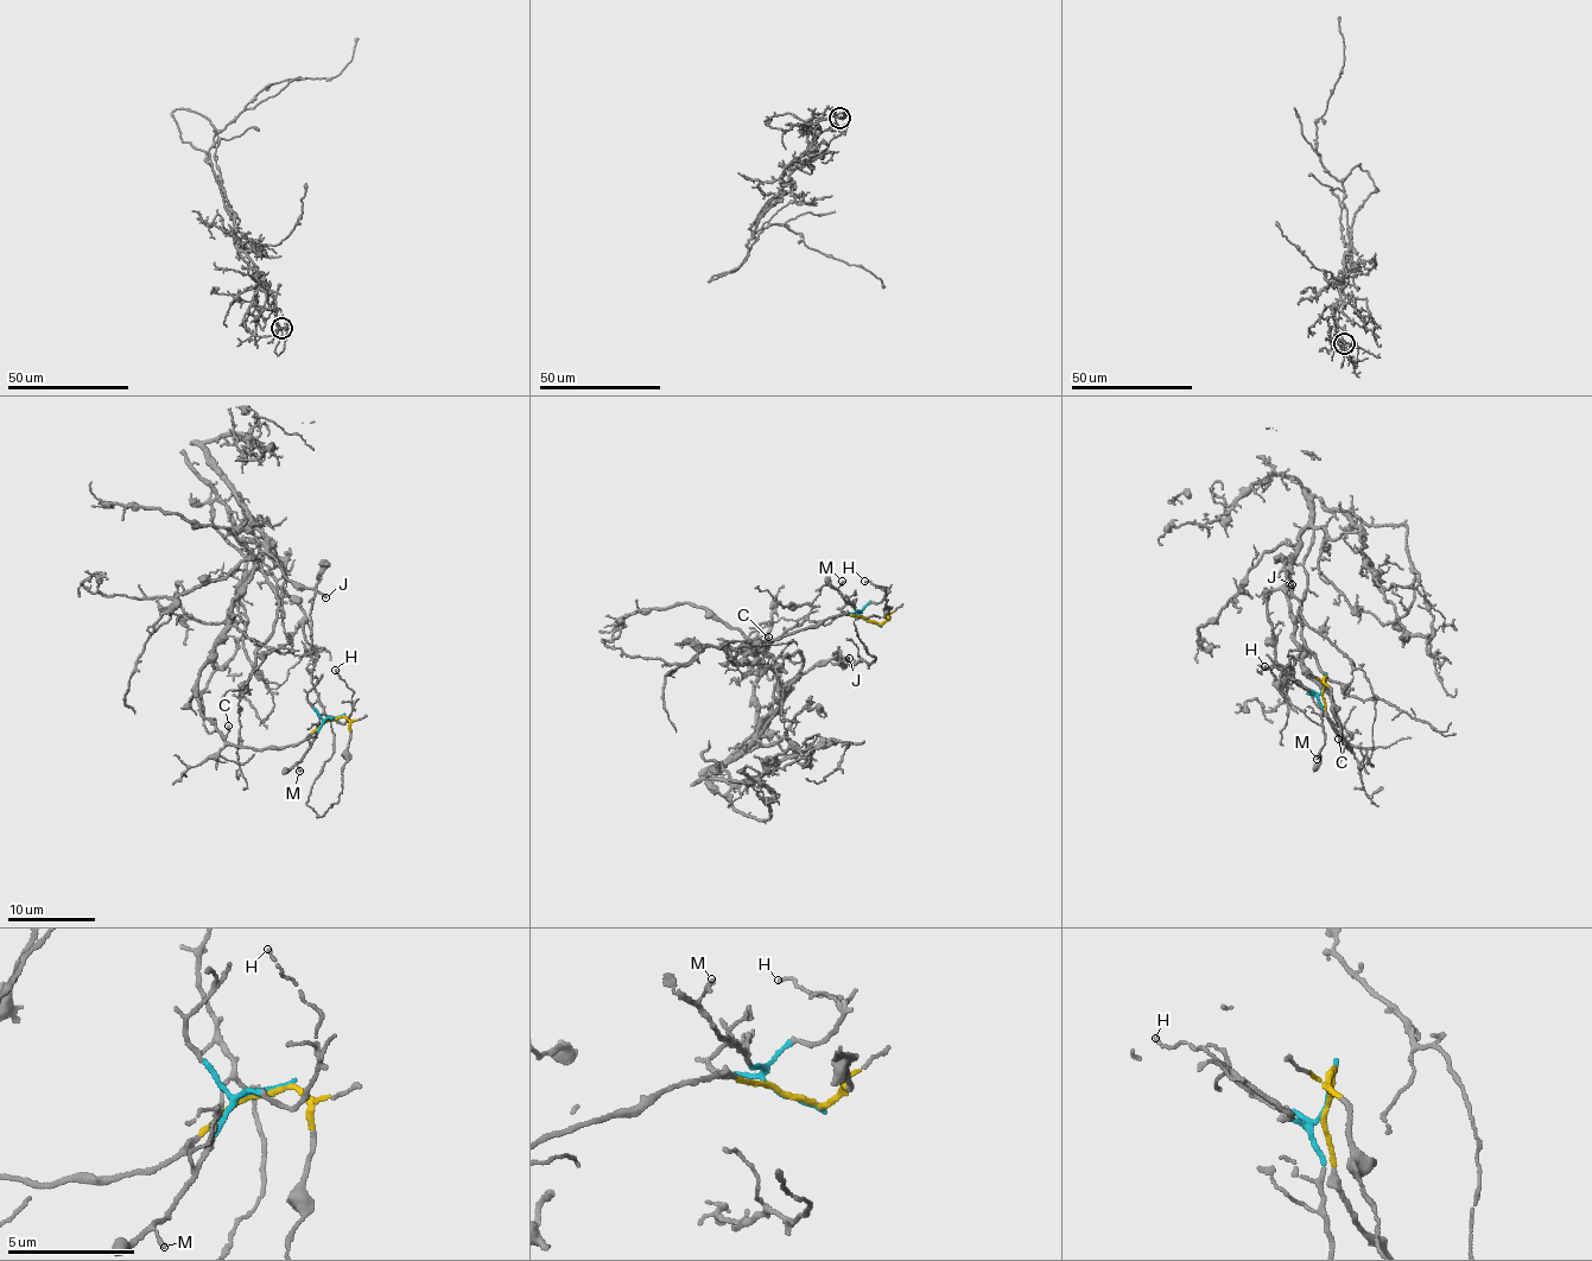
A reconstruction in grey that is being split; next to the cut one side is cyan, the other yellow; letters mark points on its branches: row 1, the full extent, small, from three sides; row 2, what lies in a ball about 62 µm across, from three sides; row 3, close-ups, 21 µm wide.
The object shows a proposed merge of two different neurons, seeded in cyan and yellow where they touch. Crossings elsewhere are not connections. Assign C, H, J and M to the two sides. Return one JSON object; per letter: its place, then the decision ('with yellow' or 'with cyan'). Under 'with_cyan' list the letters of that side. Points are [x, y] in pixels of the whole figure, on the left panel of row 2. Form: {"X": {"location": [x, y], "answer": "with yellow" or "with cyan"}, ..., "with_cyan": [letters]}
{"C": {"location": [228, 726], "answer": "with yellow"}, "H": {"location": [335, 670], "answer": "with cyan"}, "J": {"location": [325, 597], "answer": "with yellow"}, "M": {"location": [299, 771], "answer": "with cyan"}, "with_cyan": ["H", "M"]}

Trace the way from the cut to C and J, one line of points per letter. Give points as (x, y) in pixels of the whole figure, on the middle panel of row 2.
C: (871, 620), (839, 615), (766, 641), (767, 635)
J: (871, 620), (839, 615), (742, 645), (731, 664), (753, 654), (762, 669), (785, 682), (850, 657)

